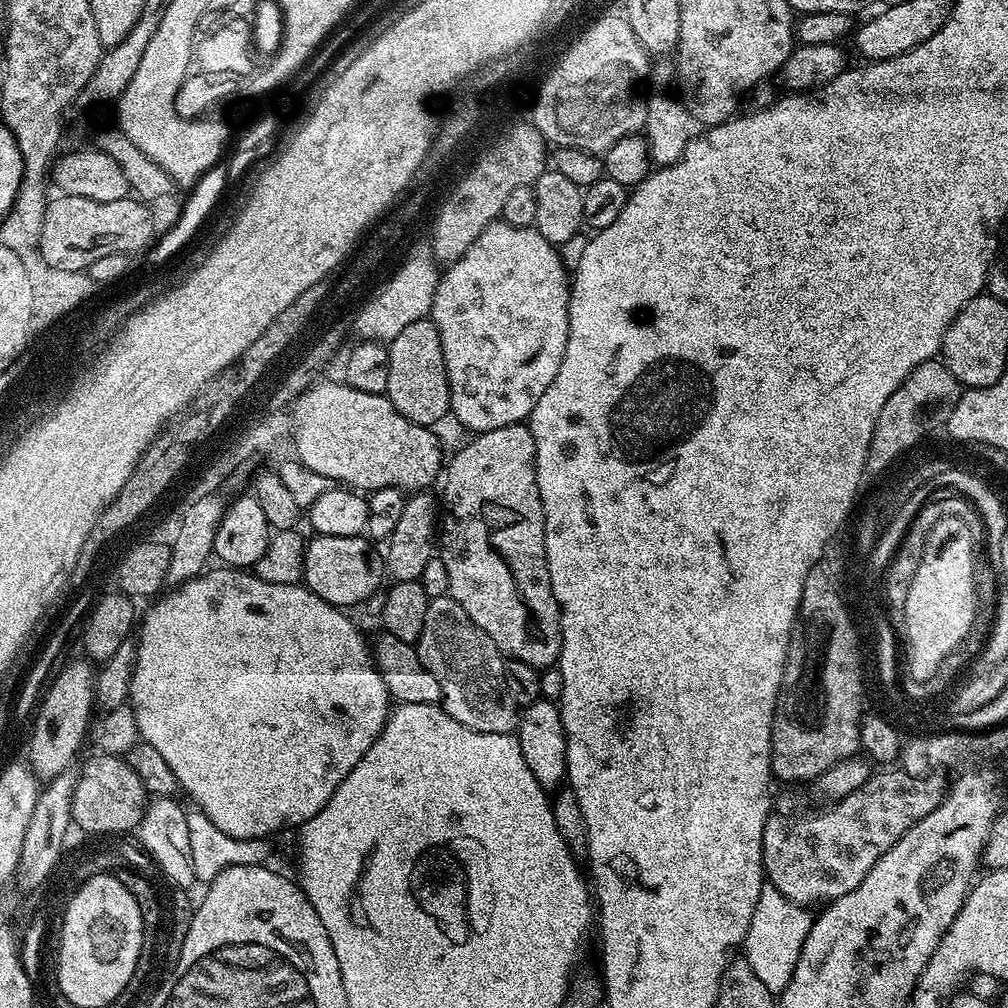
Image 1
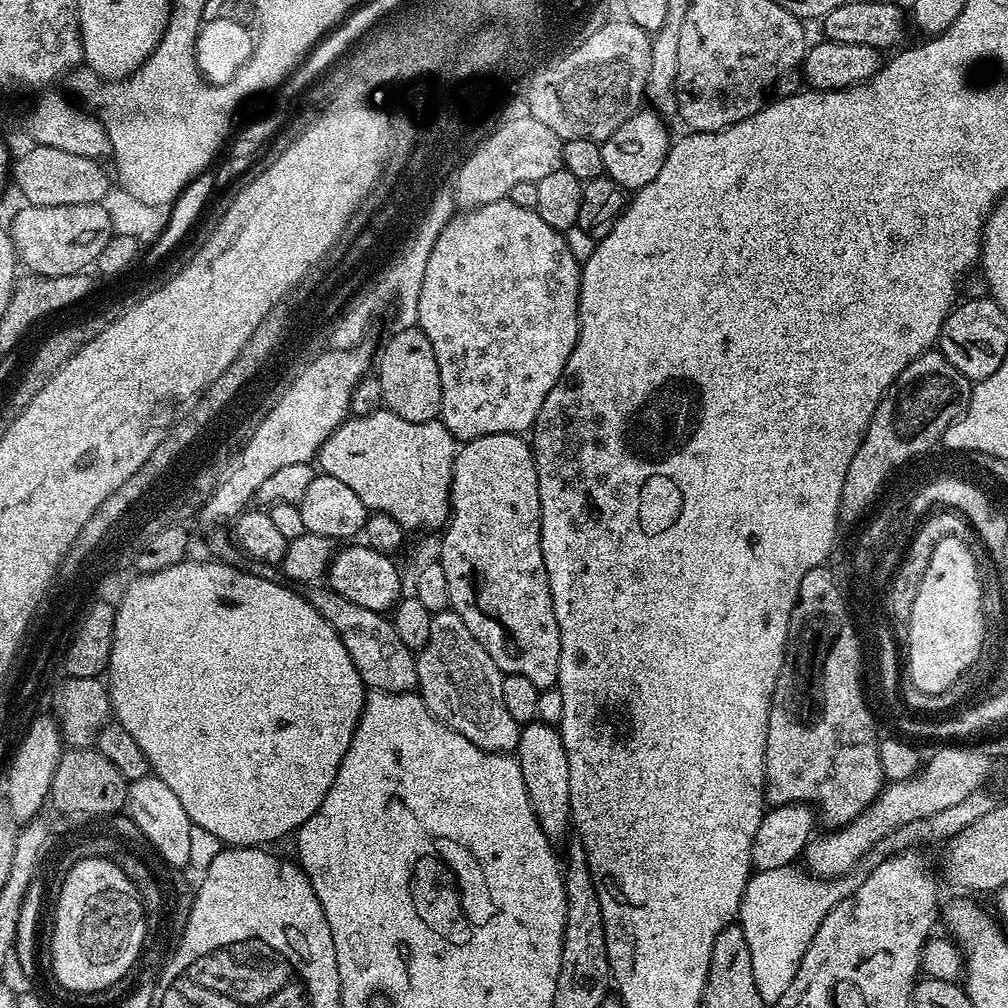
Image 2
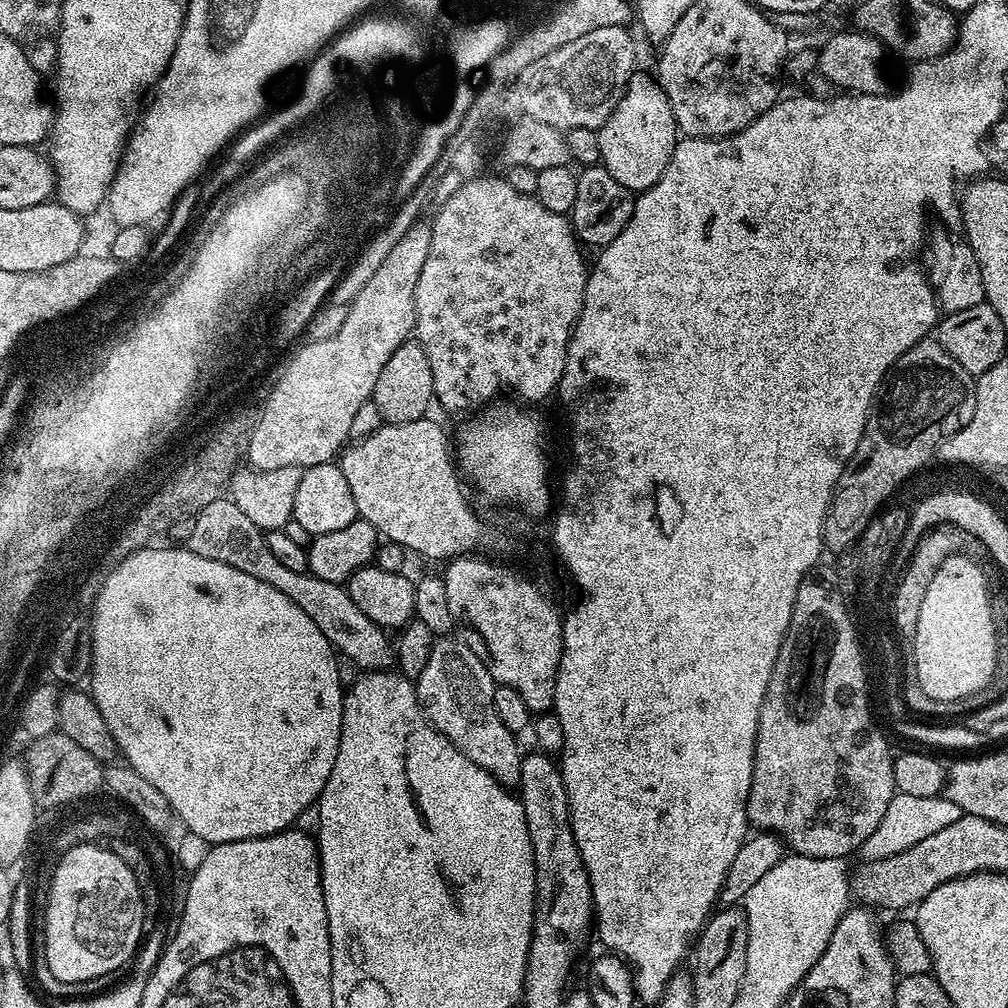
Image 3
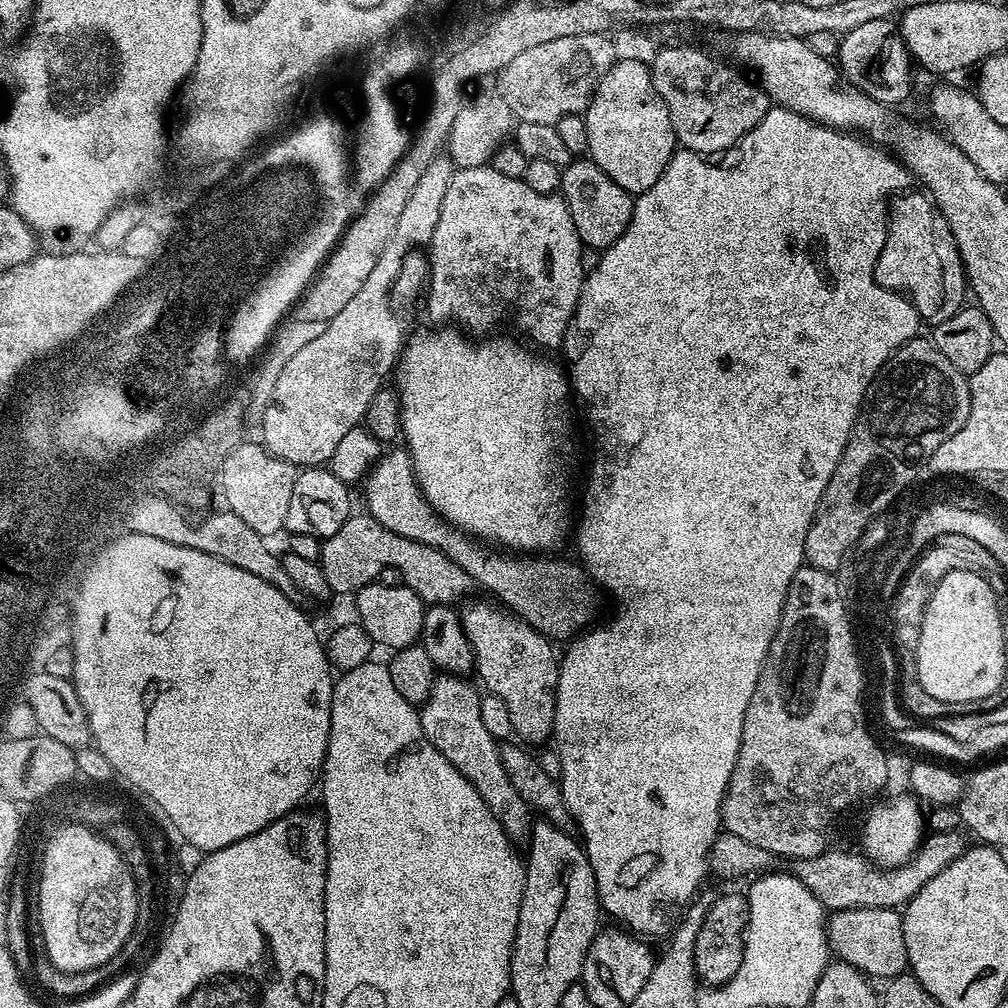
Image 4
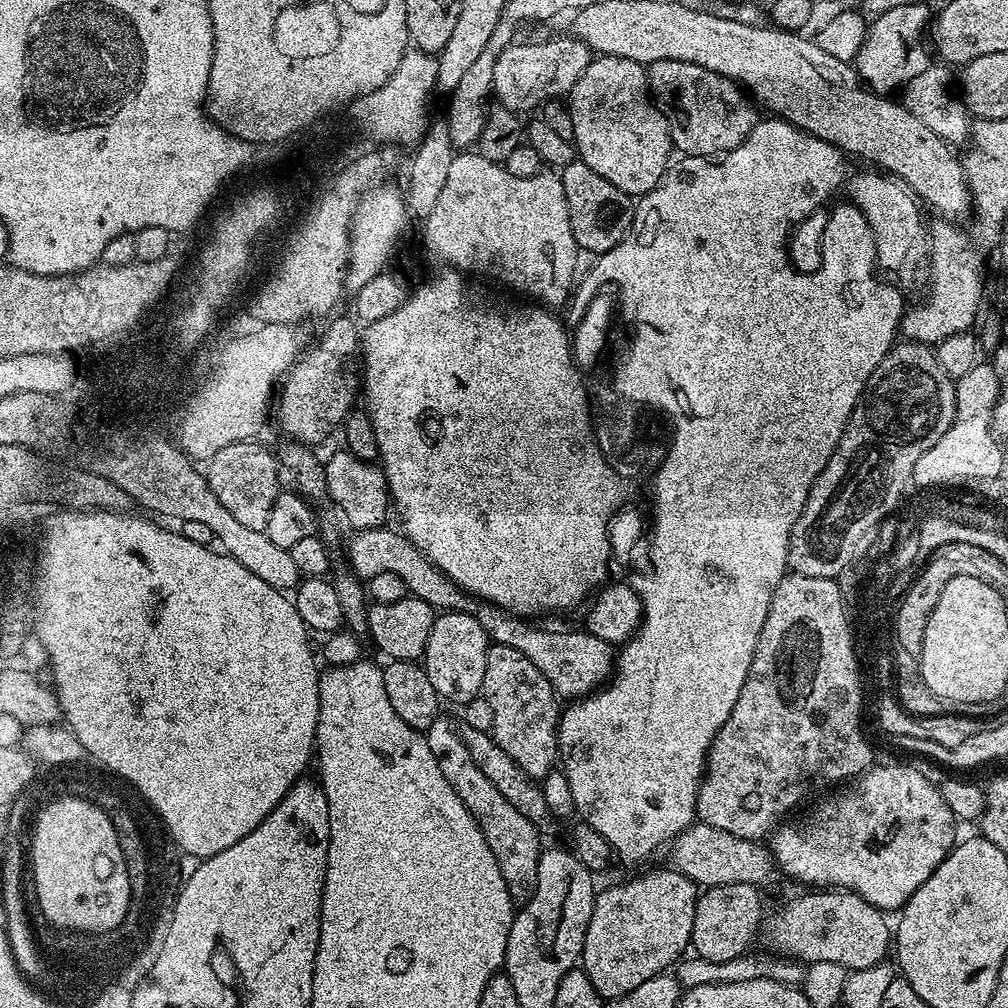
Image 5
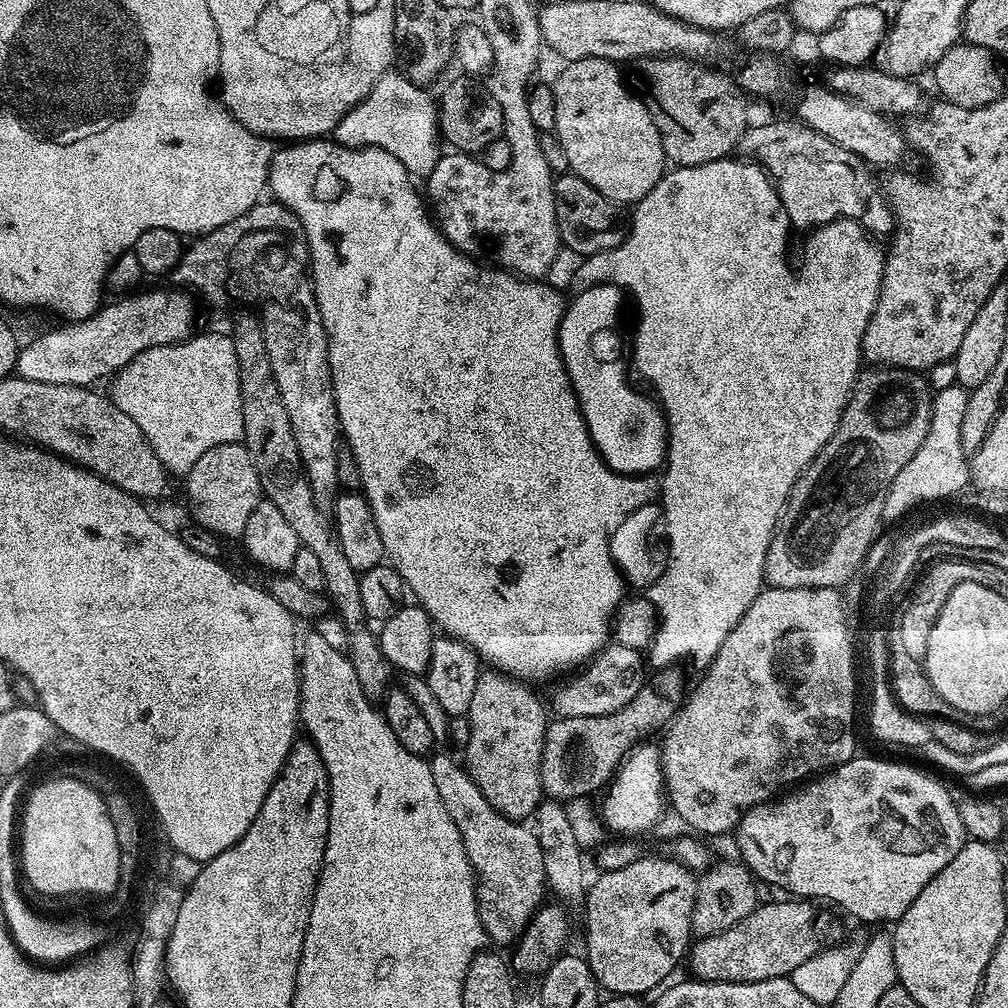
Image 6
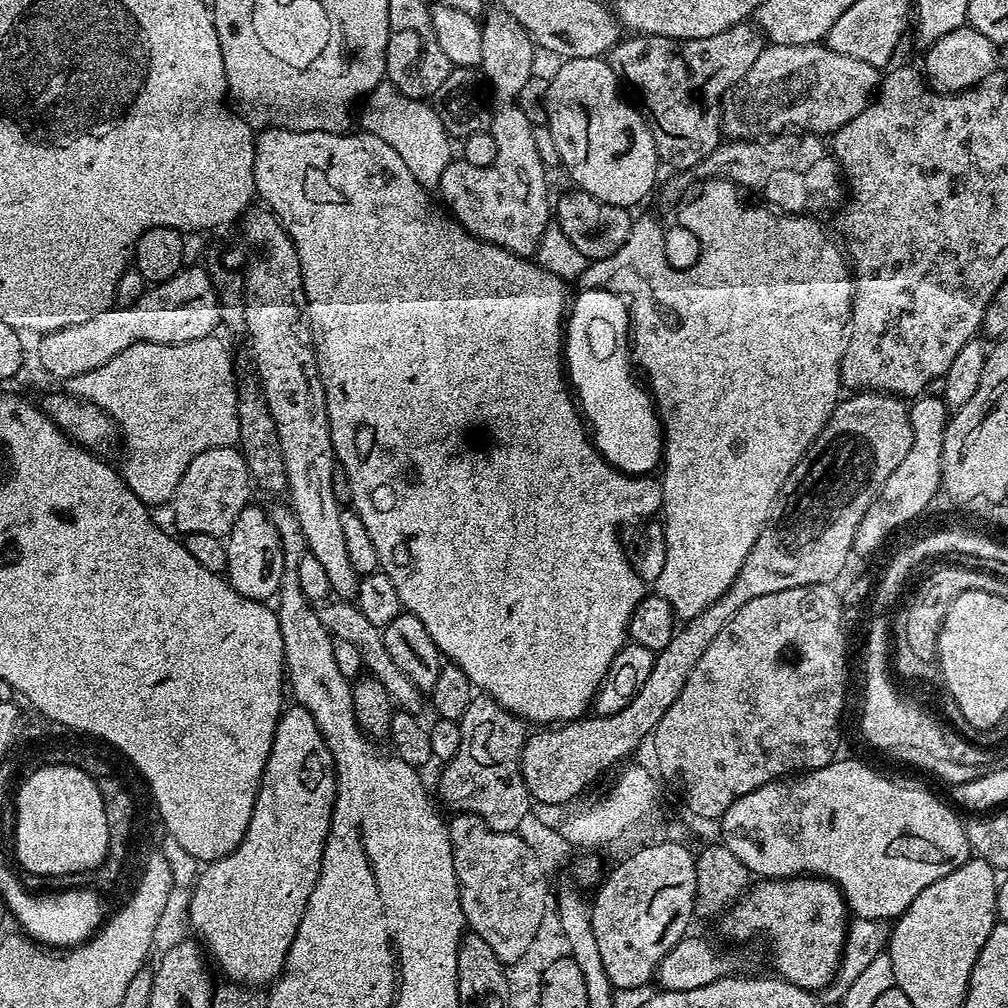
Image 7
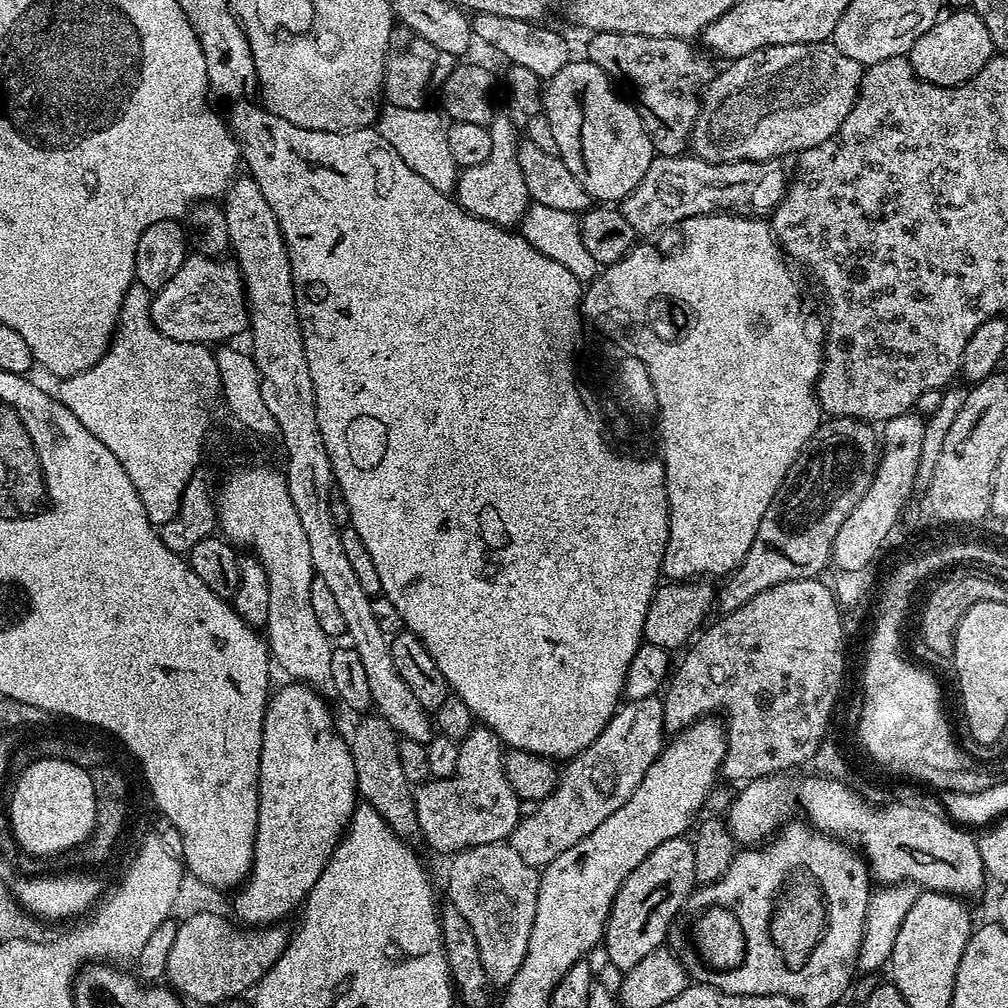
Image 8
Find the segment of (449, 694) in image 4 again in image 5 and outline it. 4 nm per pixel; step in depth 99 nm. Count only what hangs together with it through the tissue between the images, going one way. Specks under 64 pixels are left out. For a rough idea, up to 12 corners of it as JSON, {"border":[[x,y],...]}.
{"border":[[450,721],[428,727],[442,778],[513,894],[536,883],[541,833],[482,774]]}

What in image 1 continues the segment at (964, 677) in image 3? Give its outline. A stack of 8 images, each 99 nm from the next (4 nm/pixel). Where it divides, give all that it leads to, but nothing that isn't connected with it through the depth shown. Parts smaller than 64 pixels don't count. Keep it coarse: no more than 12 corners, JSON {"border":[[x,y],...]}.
{"border":[[962,518],[934,522],[906,594],[908,668],[934,676],[976,623]]}

